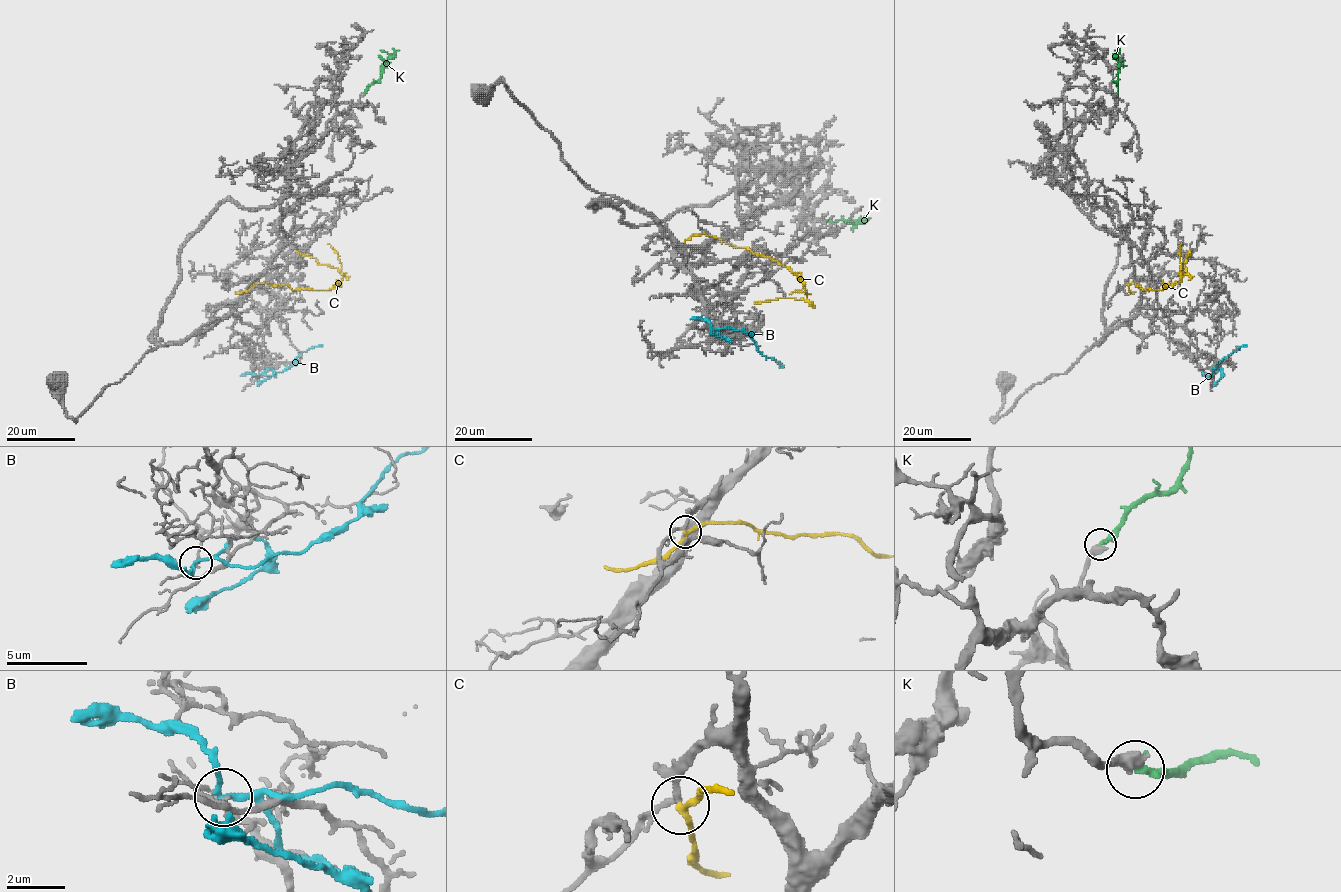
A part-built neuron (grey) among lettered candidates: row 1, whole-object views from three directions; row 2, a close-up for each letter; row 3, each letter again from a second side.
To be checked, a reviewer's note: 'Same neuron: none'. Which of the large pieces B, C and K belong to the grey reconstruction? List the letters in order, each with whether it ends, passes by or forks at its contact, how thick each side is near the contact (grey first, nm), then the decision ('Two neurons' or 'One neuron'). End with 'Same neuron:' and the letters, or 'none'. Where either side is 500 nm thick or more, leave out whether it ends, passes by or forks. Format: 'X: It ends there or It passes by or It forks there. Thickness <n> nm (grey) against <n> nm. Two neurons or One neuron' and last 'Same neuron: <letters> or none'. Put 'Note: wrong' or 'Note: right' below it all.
B: It passes by. Thickness 100 nm (grey) against 180 nm. Two neurons
C: It passes by. Thickness 170 nm (grey) against 200 nm. Two neurons
K: It ends there. Thickness 480 nm (grey) against 320 nm. Two neurons
Same neuron: none
Note: right

